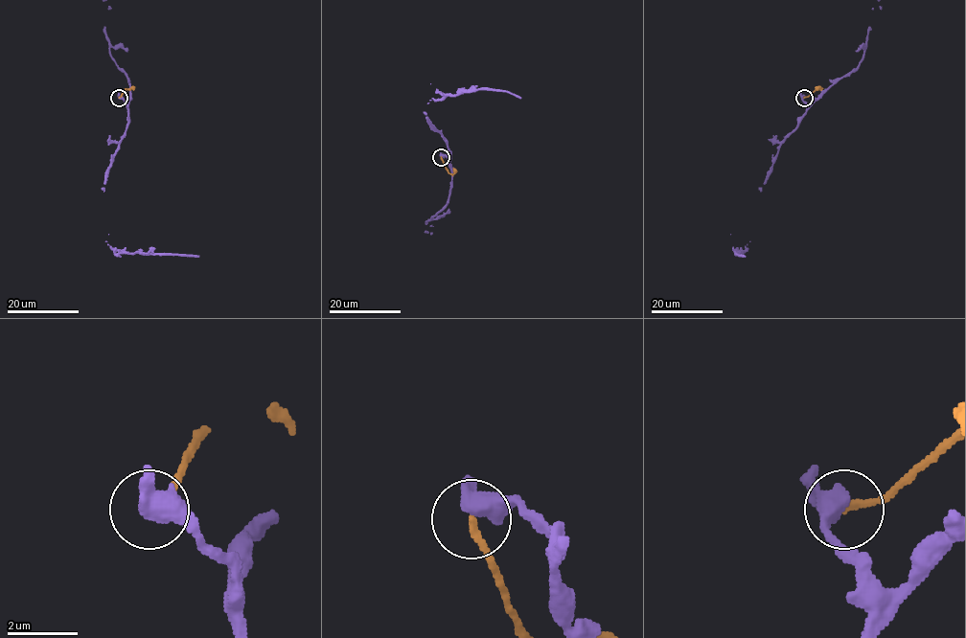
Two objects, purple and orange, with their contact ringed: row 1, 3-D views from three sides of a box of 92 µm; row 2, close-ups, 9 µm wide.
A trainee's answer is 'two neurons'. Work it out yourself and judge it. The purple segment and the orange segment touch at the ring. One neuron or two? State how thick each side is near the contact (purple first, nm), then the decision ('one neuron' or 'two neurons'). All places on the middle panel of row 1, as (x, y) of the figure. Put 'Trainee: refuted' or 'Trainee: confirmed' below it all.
calibres 480 and 200 nm; two neurons
Trainee: confirmed

